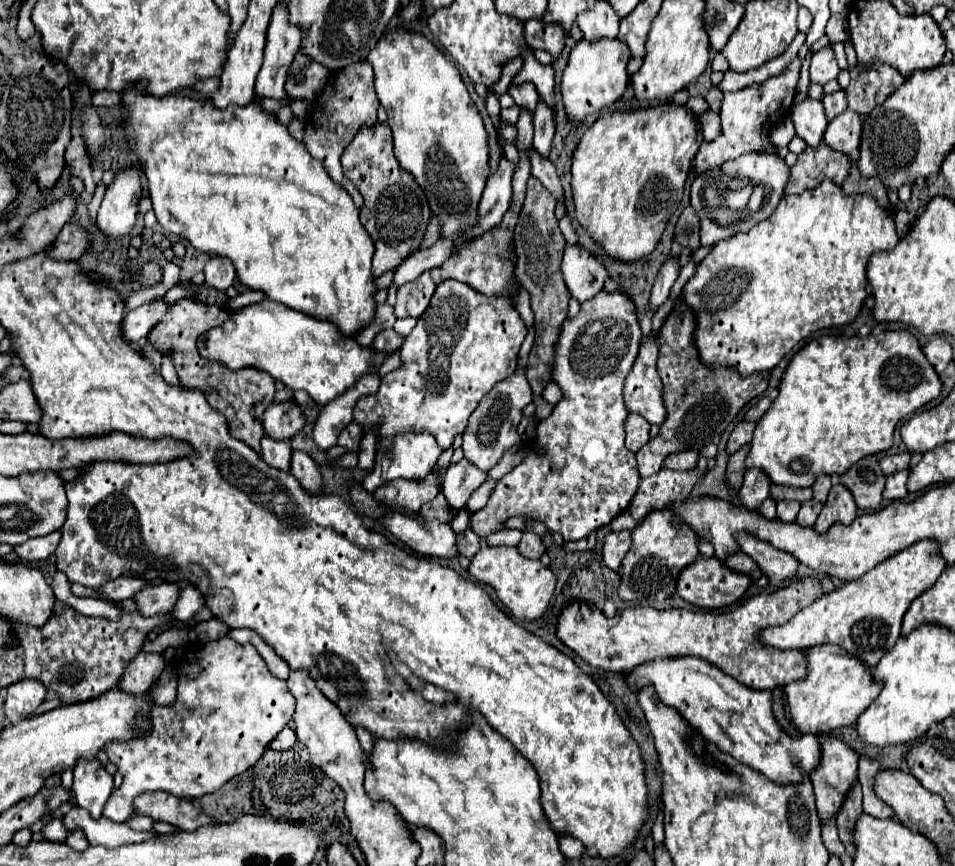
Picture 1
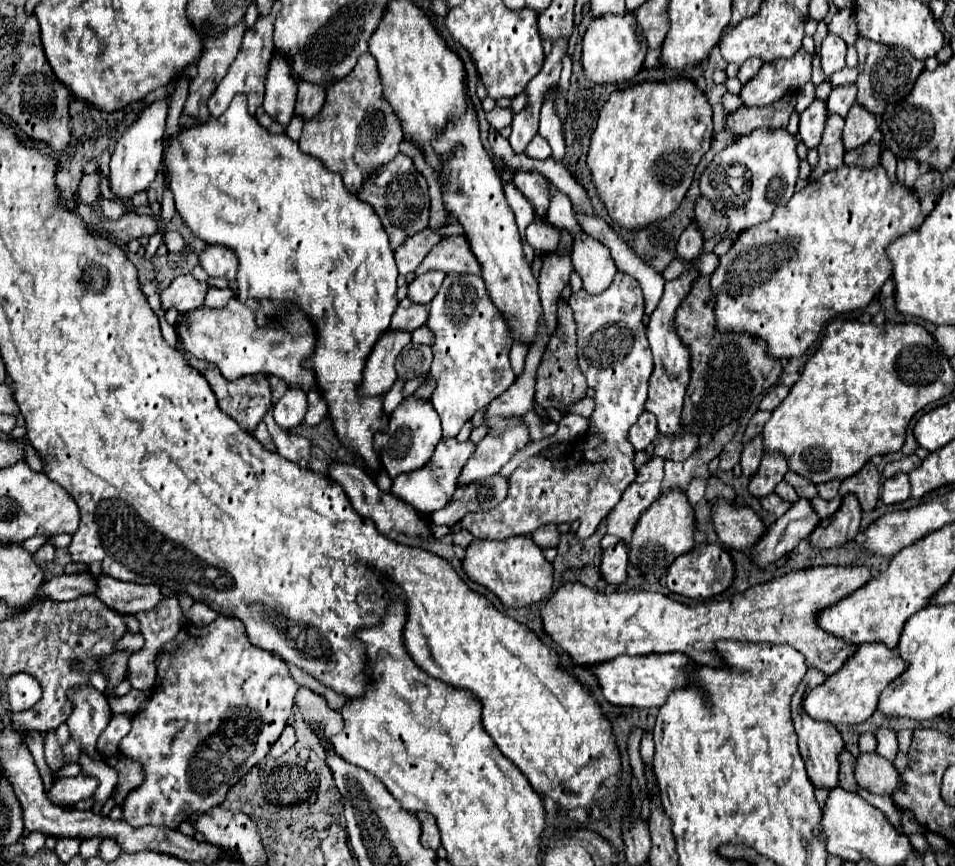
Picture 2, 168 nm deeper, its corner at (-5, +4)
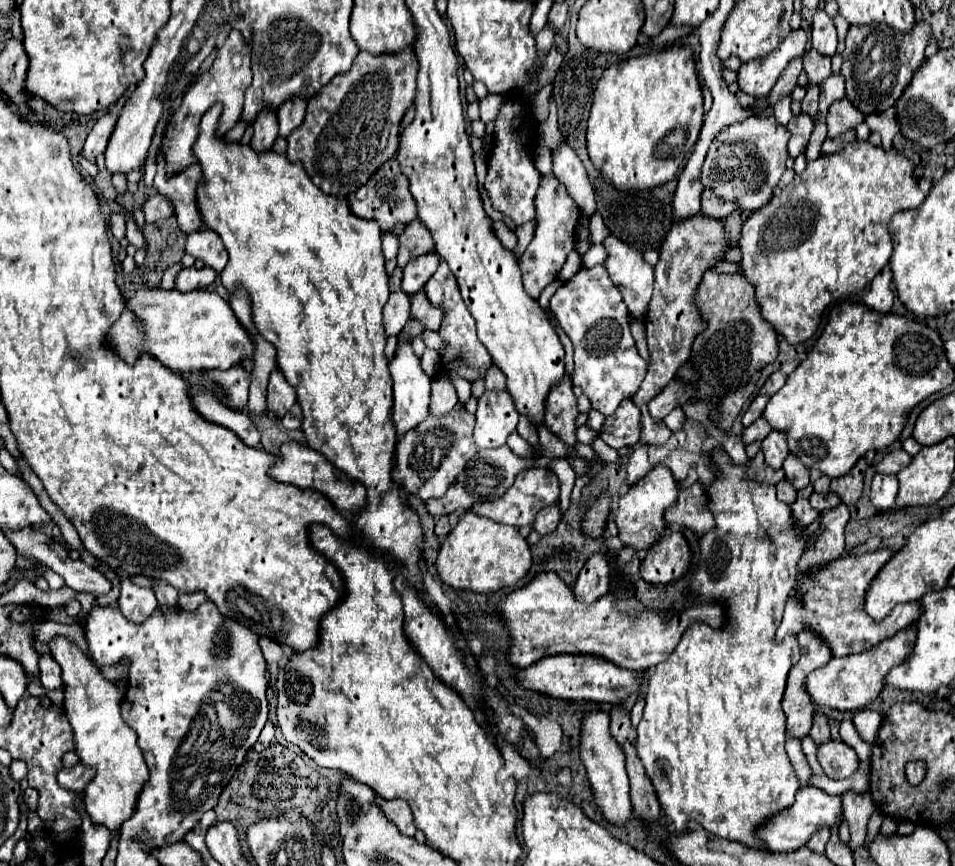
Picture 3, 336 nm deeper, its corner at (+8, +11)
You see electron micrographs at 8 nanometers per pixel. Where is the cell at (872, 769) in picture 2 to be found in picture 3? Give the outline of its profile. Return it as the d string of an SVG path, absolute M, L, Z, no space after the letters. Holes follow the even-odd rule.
M829 740L817 748L817 760L829 778L849 778L857 770L857 754L841 740Z

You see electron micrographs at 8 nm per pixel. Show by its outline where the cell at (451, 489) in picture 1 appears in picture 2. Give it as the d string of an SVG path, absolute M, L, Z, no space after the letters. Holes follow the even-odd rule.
M492 419L492 429L502 429L502 435L492 431L476 445L474 455L460 471L460 487L496 475L502 465L530 441L522 419Z

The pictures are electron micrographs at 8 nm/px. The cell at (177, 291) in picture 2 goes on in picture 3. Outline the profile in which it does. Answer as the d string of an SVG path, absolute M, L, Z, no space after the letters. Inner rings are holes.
M183 268L177 274L177 290L179 292L191 292L191 290L205 290L213 284L217 272L213 268Z

